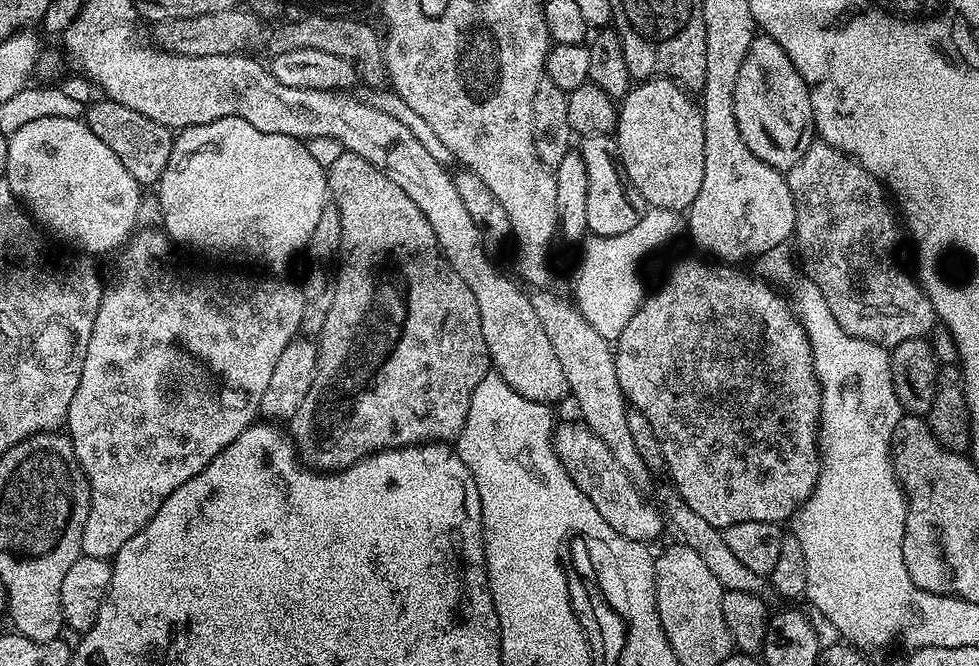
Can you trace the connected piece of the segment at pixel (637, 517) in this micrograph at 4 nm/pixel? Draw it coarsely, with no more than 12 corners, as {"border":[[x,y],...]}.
{"border":[[573,420],[552,449],[620,536],[653,542],[661,509],[606,442]]}

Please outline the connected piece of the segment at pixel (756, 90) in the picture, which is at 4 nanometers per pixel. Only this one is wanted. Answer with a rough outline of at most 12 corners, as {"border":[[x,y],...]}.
{"border":[[763,34],[734,82],[742,142],[787,170],[814,142],[808,84]]}

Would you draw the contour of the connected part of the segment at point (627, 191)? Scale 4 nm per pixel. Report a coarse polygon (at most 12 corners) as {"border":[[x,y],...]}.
{"border":[[611,135],[585,136],[586,222],[626,234],[646,211]]}

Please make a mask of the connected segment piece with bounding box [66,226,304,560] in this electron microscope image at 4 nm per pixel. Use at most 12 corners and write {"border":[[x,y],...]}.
{"border":[[119,249],[66,435],[112,560],[257,419],[299,283]]}

